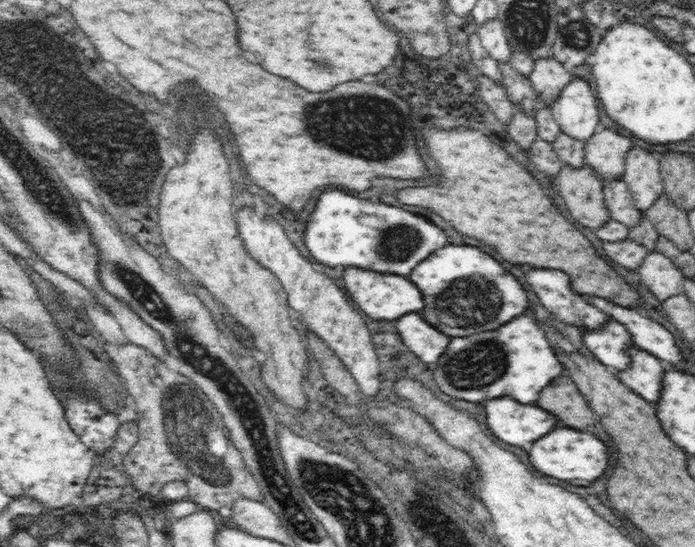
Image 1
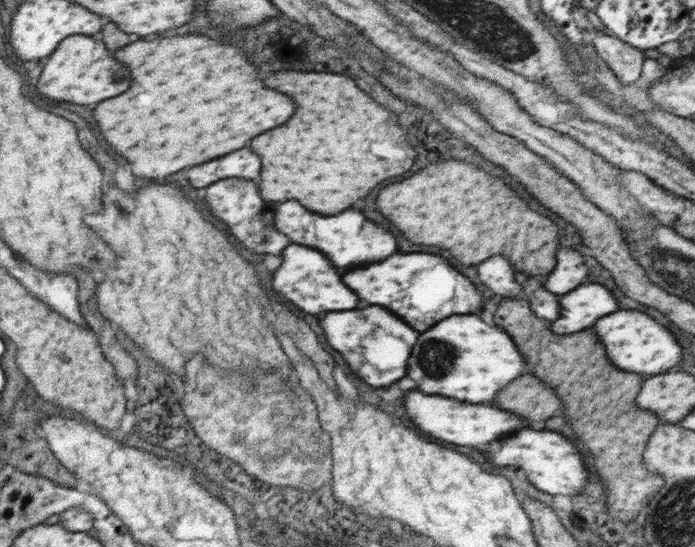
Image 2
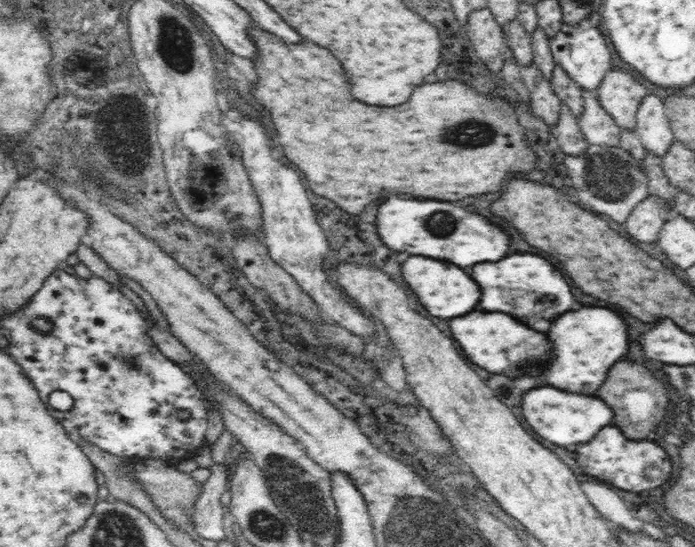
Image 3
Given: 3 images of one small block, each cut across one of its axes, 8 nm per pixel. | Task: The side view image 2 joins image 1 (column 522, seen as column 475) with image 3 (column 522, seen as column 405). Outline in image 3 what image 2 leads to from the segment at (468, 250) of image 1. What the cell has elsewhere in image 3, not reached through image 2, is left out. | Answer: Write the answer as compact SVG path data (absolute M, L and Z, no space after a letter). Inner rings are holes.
M514 254L500 262L482 262L474 266L472 278L482 288L482 310L488 312L506 312L536 330L548 330L550 324L568 310L578 310L582 304L574 300L570 284L564 274L556 270L548 260L534 254Z

